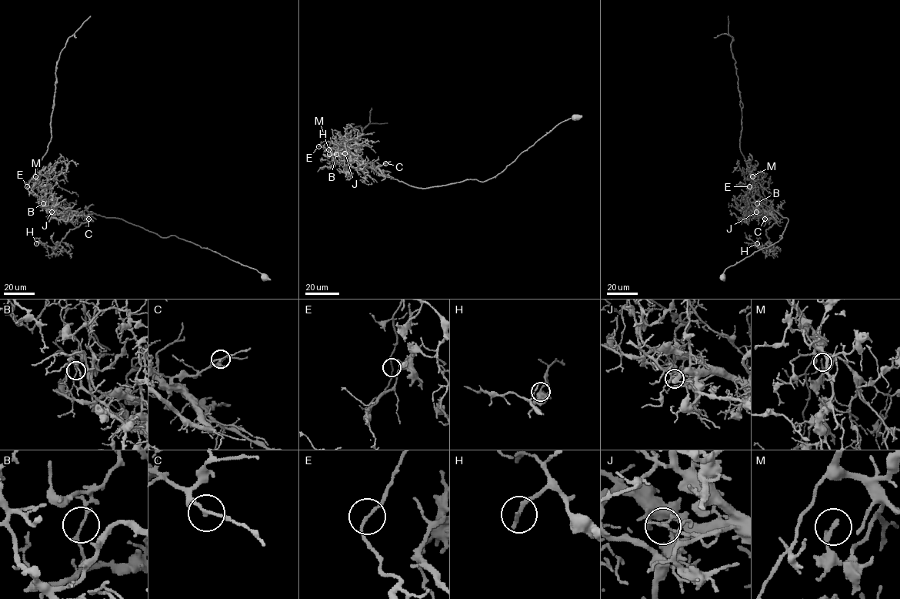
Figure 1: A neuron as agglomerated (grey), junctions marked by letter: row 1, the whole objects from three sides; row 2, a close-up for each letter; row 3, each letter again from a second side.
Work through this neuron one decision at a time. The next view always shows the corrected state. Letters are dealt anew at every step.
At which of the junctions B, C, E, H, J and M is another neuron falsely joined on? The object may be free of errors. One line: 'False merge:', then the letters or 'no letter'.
False merge: B

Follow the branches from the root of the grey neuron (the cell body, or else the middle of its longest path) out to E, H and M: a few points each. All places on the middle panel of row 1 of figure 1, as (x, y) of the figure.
E: (574, 116), (483, 182), (416, 188), (368, 163), (360, 165), (346, 151), (318, 146)
H: (574, 116), (483, 182), (416, 188), (364, 164), (353, 168), (339, 152), (329, 154)
M: (574, 116), (483, 182), (416, 188), (368, 163), (360, 165), (346, 151), (328, 149)

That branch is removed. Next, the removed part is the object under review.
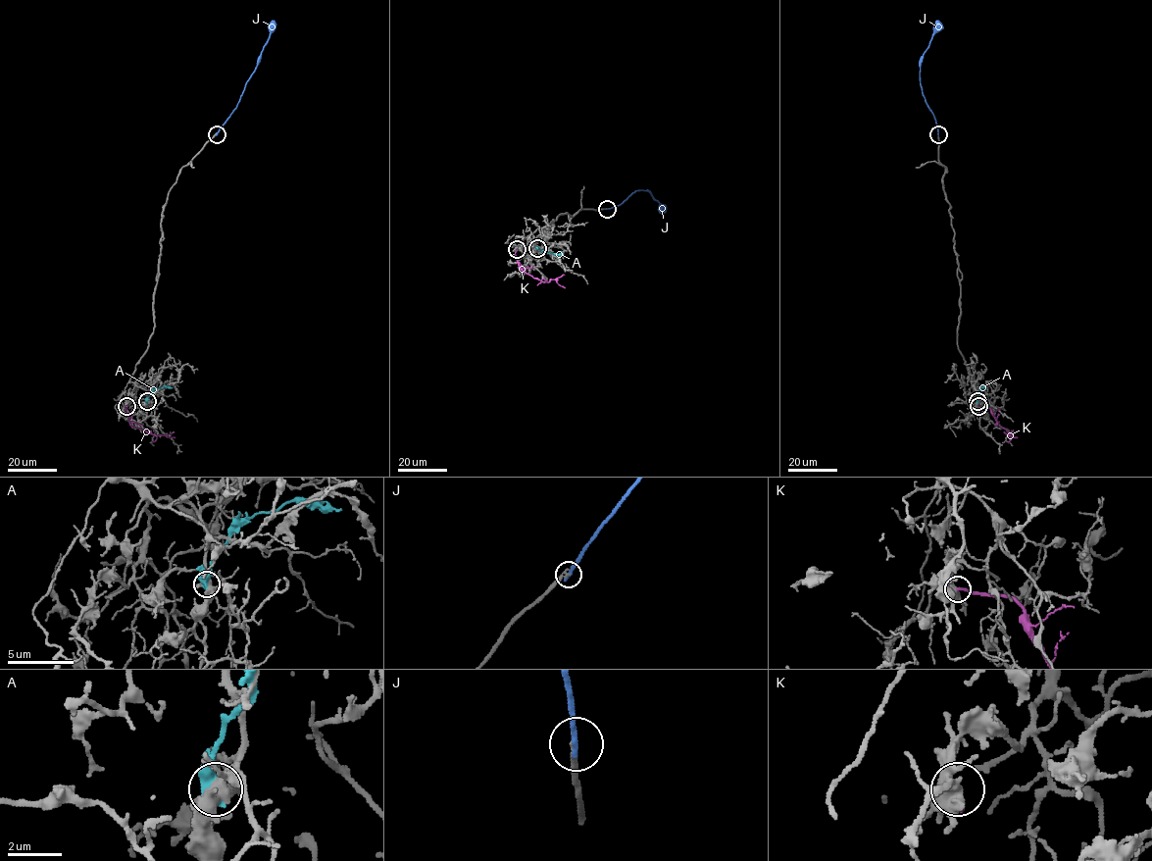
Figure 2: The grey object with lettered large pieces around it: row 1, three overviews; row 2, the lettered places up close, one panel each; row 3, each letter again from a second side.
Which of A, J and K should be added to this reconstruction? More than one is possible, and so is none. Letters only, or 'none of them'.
none of them

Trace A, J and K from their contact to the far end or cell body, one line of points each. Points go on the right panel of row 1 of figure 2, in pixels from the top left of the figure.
A: (977, 401), (981, 387)
J: (938, 134), (935, 118), (923, 94), (920, 69), (920, 58), (928, 46), (938, 20)
K: (978, 406), (988, 407), (997, 423), (1011, 436), (1017, 437)

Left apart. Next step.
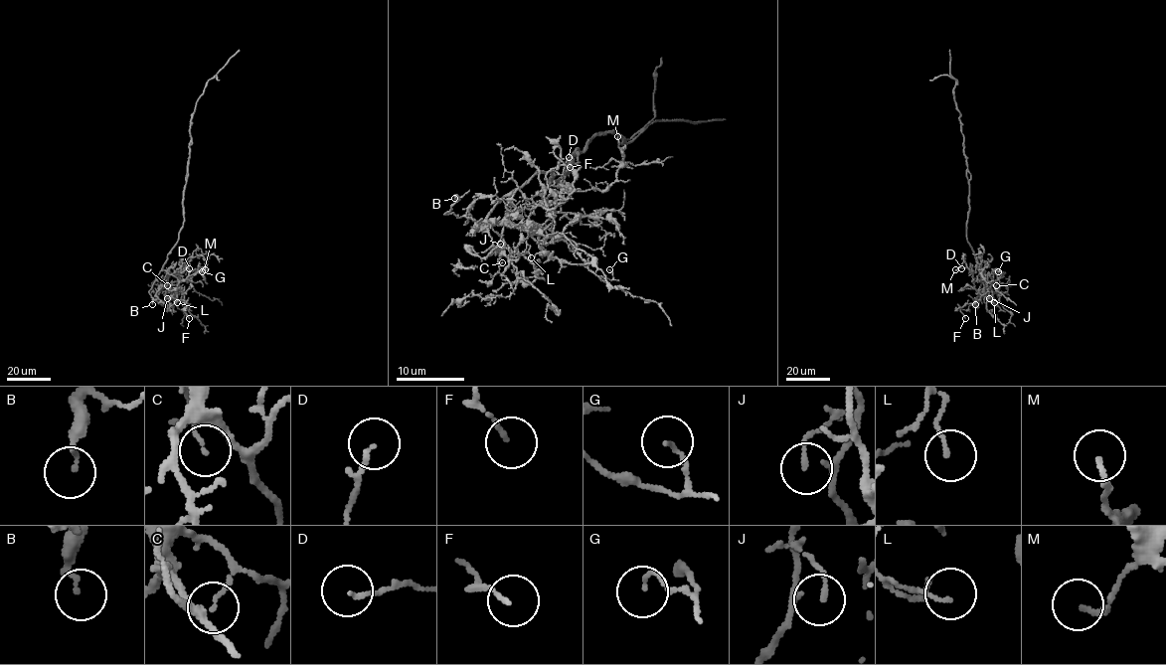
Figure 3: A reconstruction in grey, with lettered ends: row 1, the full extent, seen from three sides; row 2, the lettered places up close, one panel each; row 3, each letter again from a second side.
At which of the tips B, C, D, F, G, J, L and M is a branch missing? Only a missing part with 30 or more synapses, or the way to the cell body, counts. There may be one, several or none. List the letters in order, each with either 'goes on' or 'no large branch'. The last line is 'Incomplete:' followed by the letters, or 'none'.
B: goes on
C: no large branch
D: no large branch
F: no large branch
G: no large branch
J: no large branch
L: no large branch
M: no large branch
Incomplete: B

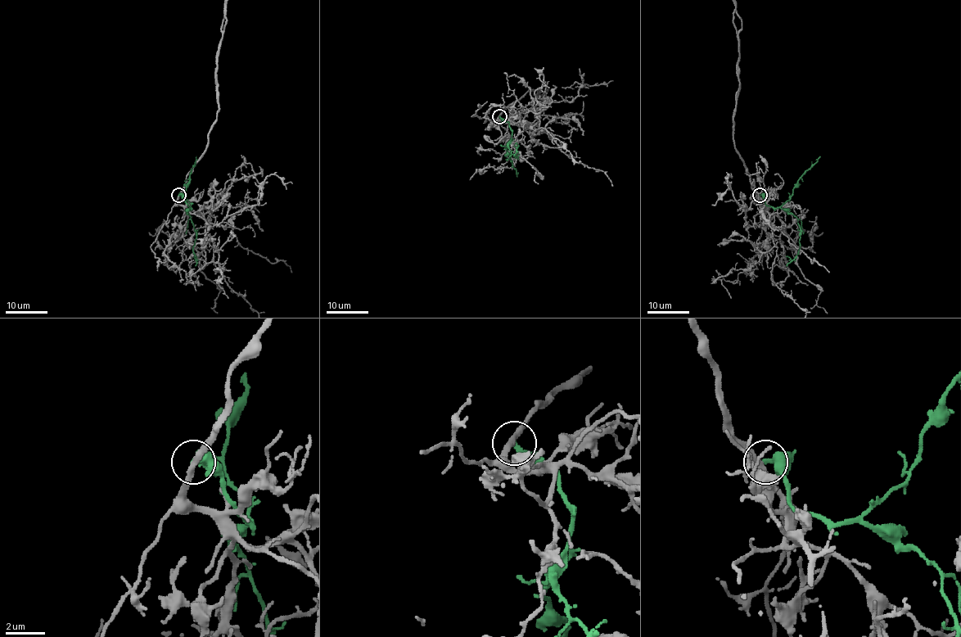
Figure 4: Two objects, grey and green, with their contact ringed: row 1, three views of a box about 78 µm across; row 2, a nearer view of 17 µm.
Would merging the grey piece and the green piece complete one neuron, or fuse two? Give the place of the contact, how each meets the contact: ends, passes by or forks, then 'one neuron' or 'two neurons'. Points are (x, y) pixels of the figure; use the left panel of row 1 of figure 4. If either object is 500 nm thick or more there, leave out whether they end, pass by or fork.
at (178, 195); grey passes by; green ends there; two neurons

